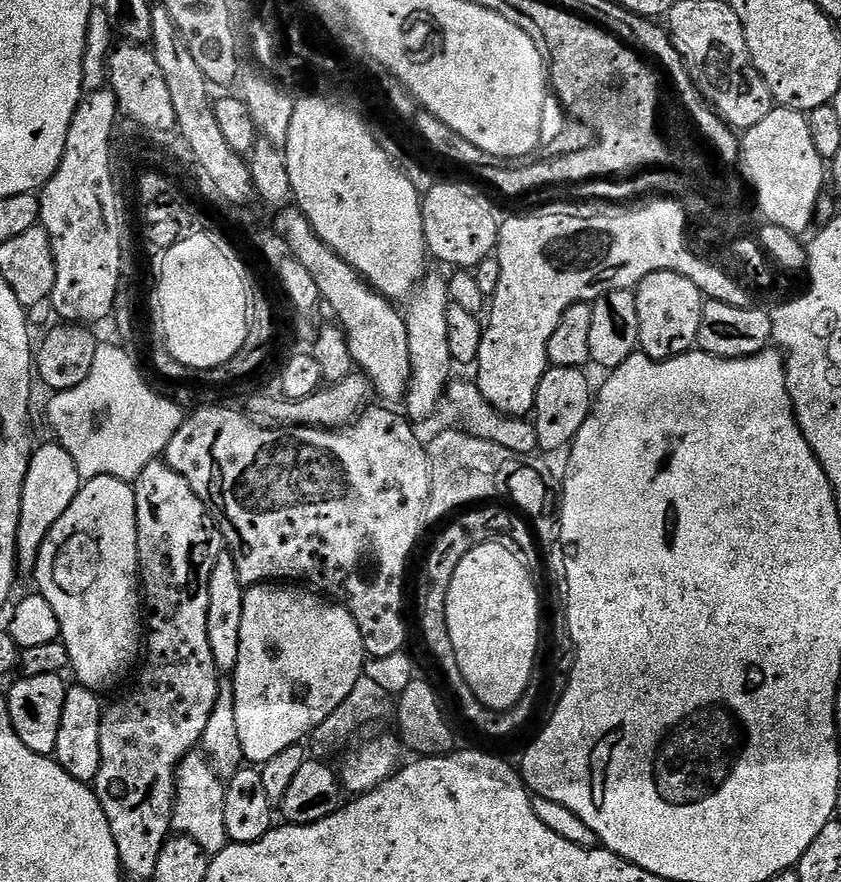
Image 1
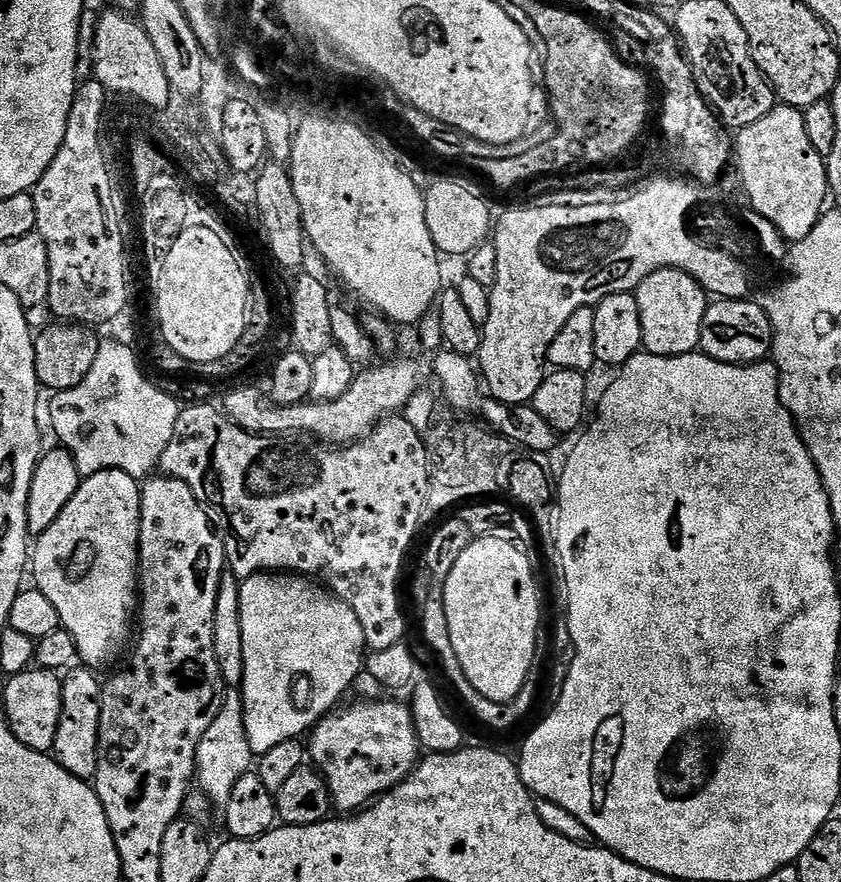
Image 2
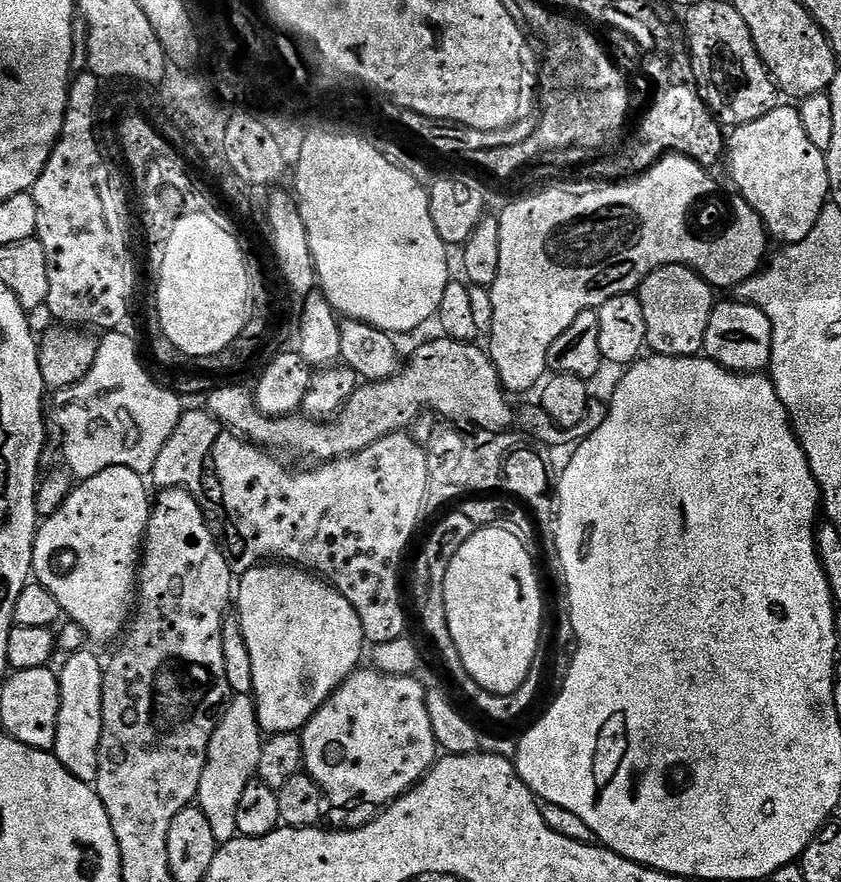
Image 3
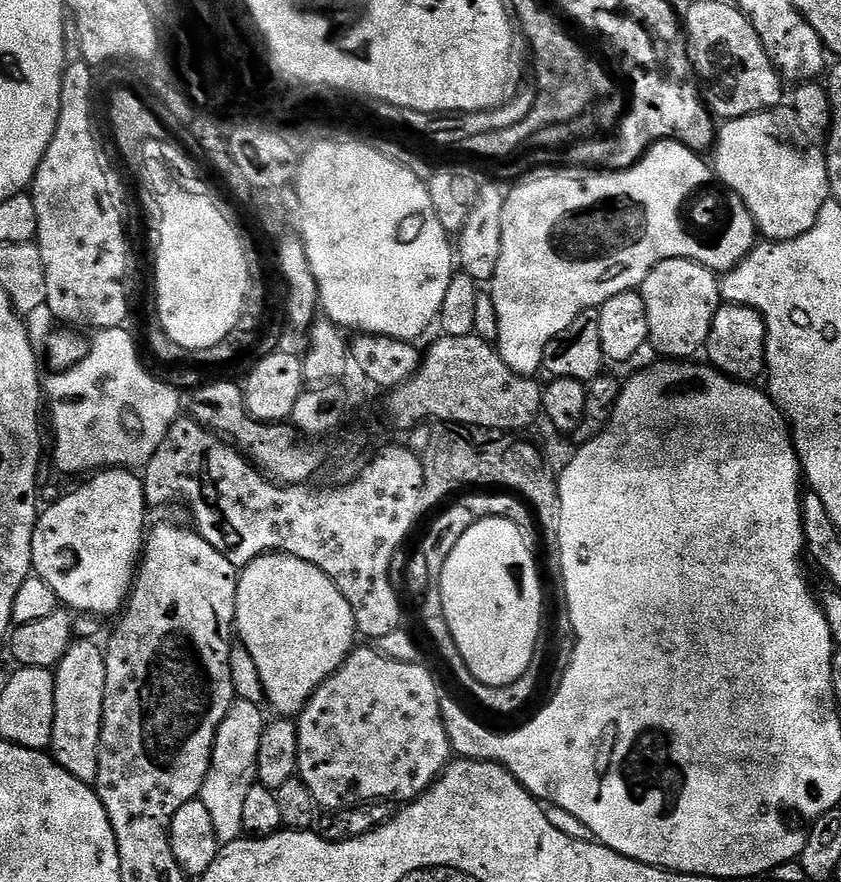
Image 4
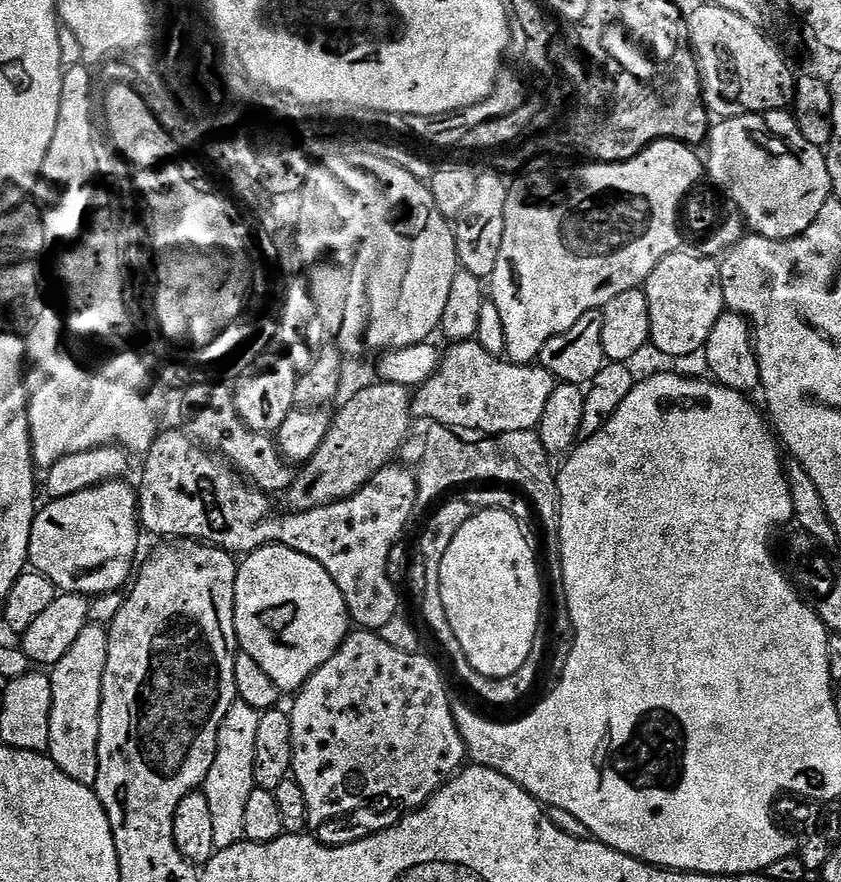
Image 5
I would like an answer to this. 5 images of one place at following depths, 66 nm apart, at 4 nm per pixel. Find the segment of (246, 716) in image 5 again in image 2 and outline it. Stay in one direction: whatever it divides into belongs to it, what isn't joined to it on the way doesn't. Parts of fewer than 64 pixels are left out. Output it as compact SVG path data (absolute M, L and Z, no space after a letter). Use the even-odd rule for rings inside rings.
M239 689L225 691L222 710L218 712L217 718L214 718L214 722L203 735L203 740L199 742L196 766L196 780L198 786L201 786L201 793L211 805L218 805L218 808L228 804L238 779L253 769L254 753L246 734L243 693Z

